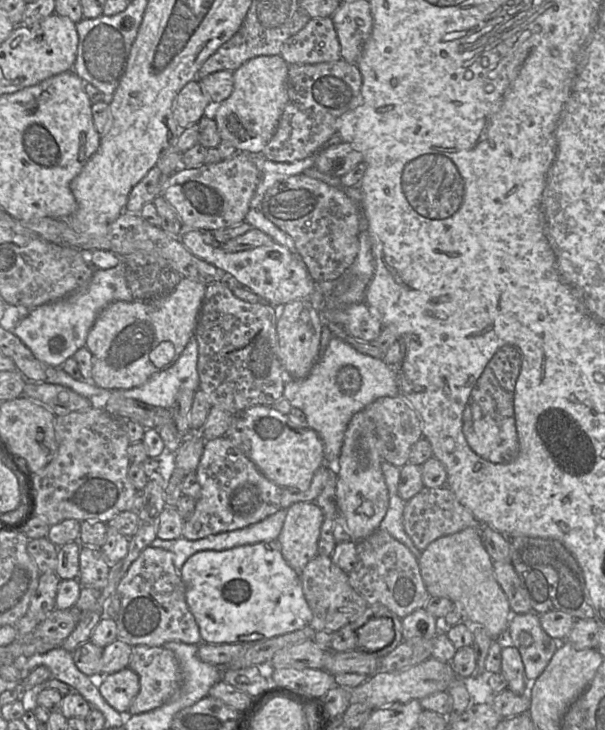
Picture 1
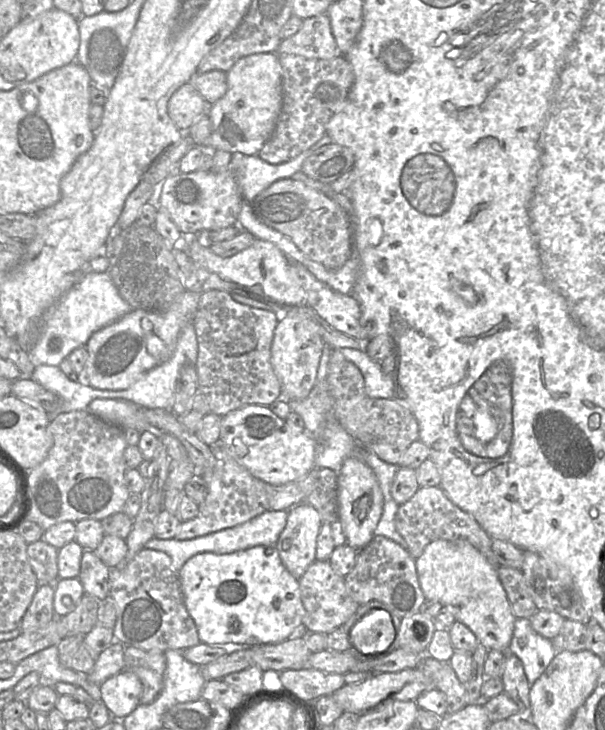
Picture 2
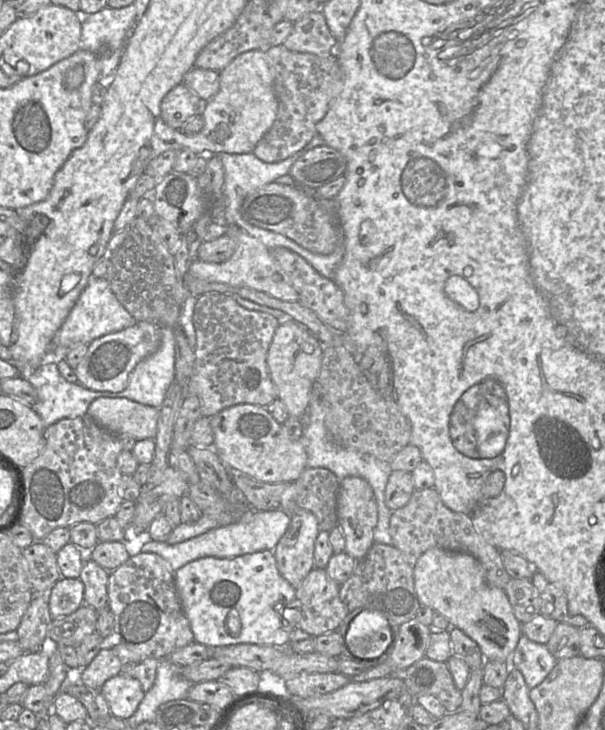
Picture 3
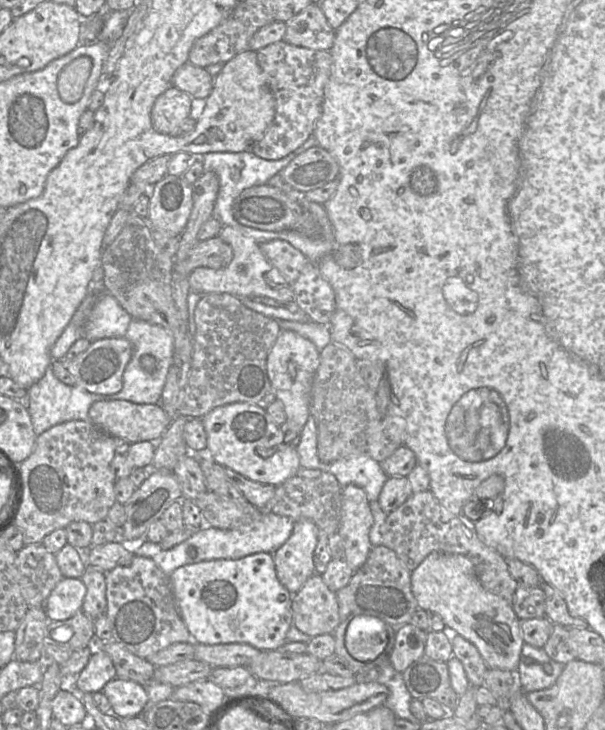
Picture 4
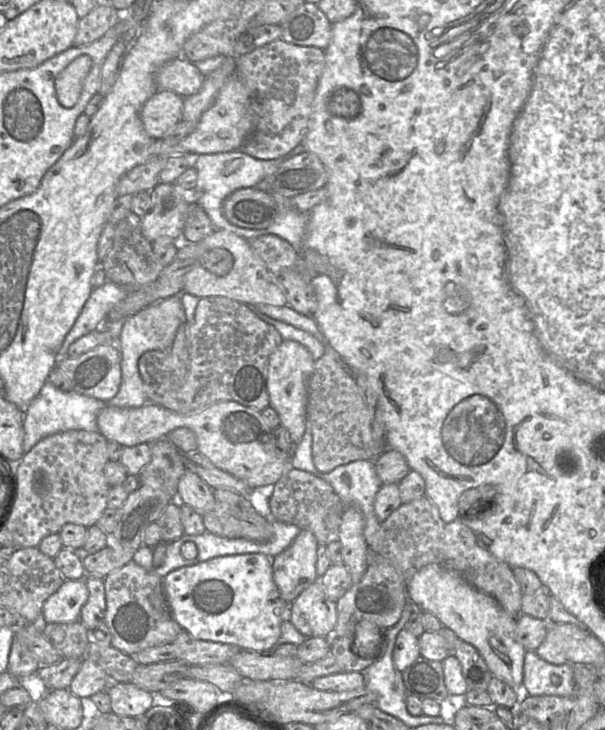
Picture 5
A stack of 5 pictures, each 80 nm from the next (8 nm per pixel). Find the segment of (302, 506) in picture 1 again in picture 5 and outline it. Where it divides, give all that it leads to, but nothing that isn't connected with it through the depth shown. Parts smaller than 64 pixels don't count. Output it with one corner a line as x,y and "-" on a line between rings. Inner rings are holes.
301,529
293,542
272,559
273,579
286,602
292,603
304,589
319,579
316,573
318,546
315,535
310,530

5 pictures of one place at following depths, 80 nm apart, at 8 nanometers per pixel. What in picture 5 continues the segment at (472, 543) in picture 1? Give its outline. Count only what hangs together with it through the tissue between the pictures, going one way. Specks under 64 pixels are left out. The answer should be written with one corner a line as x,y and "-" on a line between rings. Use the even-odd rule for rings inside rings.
428,564
418,570
407,582
407,591
410,602
418,610
433,613
442,626
451,629
459,639
474,646
493,676
521,691
526,650
516,639
516,619
508,615
494,597
471,586
458,572
439,564

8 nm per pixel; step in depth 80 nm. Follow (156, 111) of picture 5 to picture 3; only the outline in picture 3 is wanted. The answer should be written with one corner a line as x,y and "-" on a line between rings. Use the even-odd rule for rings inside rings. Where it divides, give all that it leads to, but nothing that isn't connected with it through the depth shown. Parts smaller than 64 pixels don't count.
183,83
171,89
162,99
160,109
163,121
174,129
197,113
200,98

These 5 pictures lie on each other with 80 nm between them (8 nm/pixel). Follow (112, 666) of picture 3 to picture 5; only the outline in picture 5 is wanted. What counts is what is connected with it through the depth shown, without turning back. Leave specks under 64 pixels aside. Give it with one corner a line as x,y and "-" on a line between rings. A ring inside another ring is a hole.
83,658
81,667
74,676
69,690
82,700
89,700
97,692
107,690
110,678
105,670
90,658

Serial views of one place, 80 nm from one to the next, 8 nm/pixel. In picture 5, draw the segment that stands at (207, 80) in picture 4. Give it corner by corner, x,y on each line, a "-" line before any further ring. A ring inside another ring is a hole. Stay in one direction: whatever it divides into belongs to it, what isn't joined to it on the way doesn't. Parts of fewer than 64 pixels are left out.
181,56
166,62
156,75
159,89
173,91
183,98
196,94
204,79
205,76
194,63

